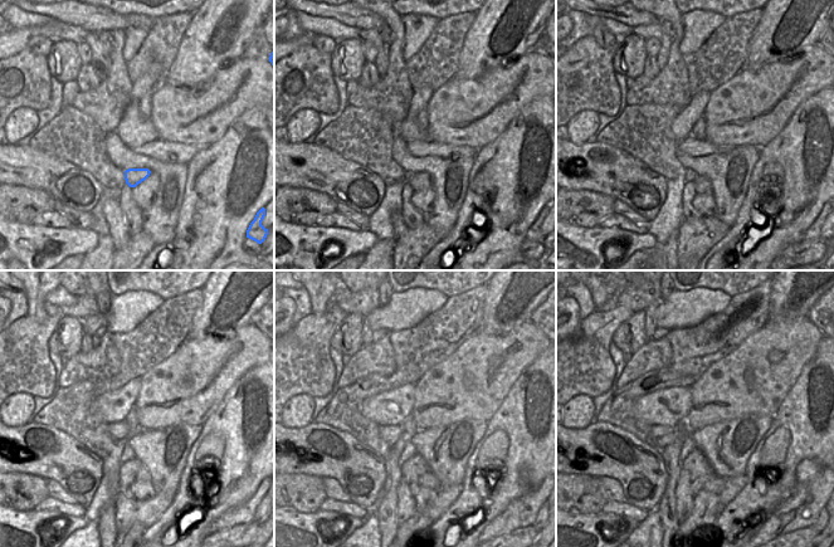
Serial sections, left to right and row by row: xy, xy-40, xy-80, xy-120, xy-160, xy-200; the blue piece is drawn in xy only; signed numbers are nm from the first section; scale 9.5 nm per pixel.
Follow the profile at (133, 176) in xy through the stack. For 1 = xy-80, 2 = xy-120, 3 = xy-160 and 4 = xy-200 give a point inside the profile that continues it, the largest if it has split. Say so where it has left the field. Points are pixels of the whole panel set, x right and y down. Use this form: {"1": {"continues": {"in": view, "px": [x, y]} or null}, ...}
{"1": {"continues": {"in": "xy-80", "px": [702, 185]}}, "2": {"continues": {"in": "xy-120", "px": [142, 473]}}, "3": {"continues": {"in": "xy-160", "px": [428, 479]}}, "4": {"continues": {"in": "xy-200", "px": [715, 484]}}}

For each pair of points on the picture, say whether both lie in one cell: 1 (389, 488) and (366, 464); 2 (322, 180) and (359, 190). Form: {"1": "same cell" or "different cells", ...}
{"1": "different cells", "2": "same cell"}

